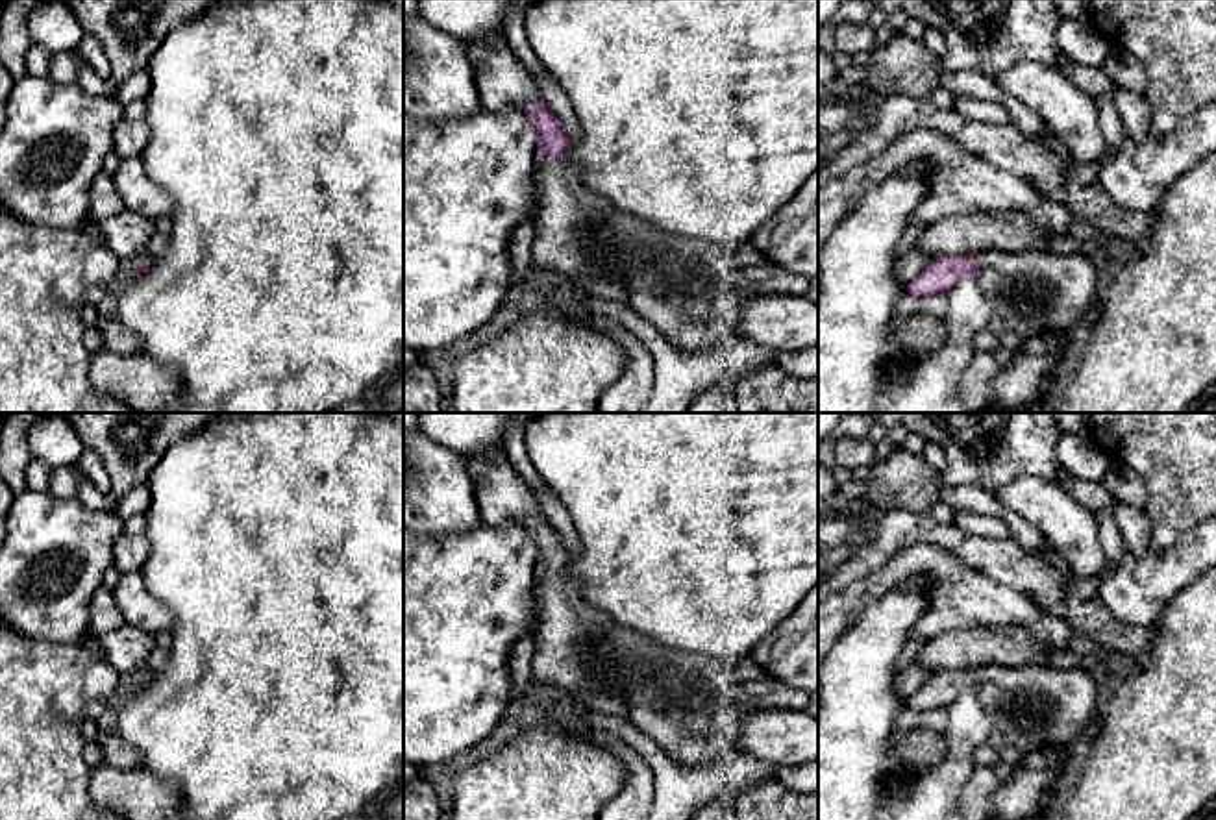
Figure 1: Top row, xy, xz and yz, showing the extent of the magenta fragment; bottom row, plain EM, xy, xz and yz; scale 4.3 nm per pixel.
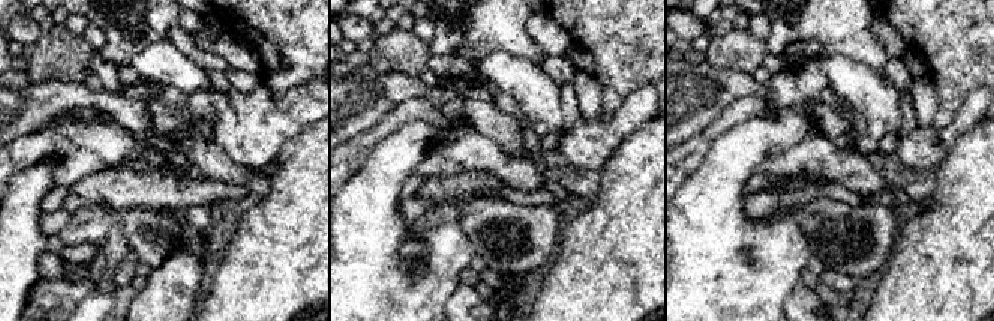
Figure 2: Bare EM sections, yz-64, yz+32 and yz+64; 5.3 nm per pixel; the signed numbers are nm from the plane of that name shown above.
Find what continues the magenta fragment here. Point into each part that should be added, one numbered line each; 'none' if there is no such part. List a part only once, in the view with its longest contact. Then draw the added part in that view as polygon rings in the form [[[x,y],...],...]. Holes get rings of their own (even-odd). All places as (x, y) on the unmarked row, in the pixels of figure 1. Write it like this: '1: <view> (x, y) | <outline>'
1: xy (128, 685) | [[[139,668],[135,672],[120,676],[120,681],[115,689],[115,692],[109,698],[93,700],[85,713],[87,718],[98,720],[102,713],[115,711],[117,703],[124,696],[133,696],[143,692],[152,681],[155,679],[155,674],[152,674],[148,668]]]

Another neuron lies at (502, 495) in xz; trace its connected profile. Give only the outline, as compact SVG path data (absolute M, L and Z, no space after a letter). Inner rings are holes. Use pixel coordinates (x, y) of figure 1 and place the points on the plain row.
M496 450L466 459L483 524L503 528L544 516L533 491L515 470L505 452Z

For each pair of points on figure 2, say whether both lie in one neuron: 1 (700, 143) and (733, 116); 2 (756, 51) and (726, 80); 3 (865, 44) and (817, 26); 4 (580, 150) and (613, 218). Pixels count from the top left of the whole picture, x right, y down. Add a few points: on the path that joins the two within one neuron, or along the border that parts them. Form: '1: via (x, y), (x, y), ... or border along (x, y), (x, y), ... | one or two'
1: via (708, 137), (726, 120) | one
2: border along (705, 60), (717, 68), (736, 68), (751, 75) | two
3: via (853, 39), (840, 26), (829, 26) | one
4: border along (621, 143), (600, 171) | two

